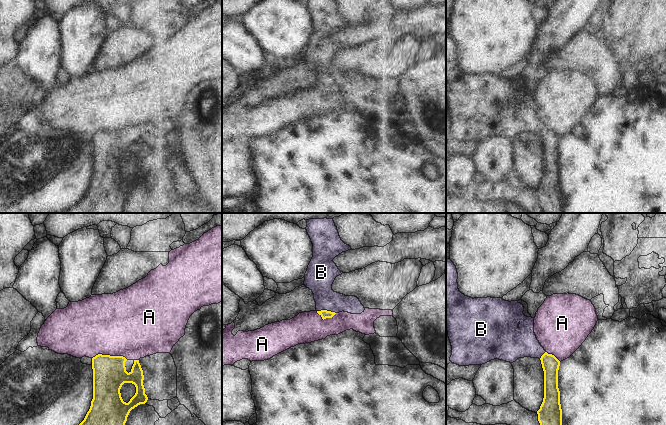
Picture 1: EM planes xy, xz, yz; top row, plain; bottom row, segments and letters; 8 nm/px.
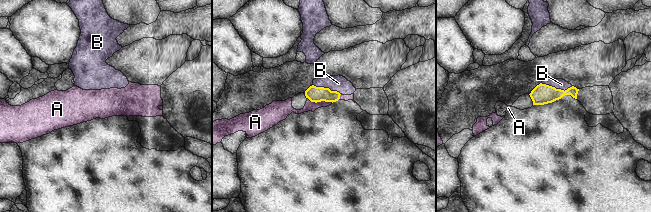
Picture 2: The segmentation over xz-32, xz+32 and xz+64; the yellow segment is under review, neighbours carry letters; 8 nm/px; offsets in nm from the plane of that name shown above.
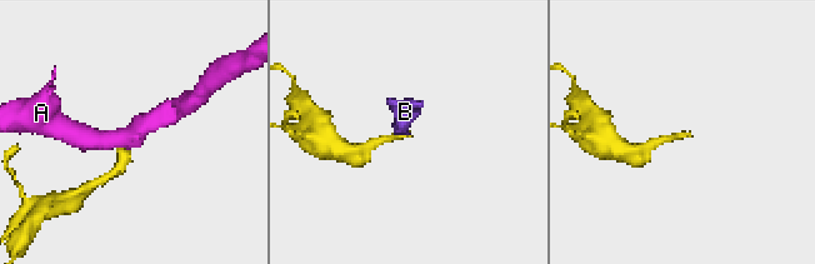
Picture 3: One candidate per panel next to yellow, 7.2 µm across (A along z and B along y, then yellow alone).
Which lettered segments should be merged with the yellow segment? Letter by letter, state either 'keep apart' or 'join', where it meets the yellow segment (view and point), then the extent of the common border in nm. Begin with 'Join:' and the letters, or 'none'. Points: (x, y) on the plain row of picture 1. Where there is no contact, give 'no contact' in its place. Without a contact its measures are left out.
Join: B
A: keep apart | xy (109, 131) | 280 nm
B: join | xz (326, 86) | 150 nm

